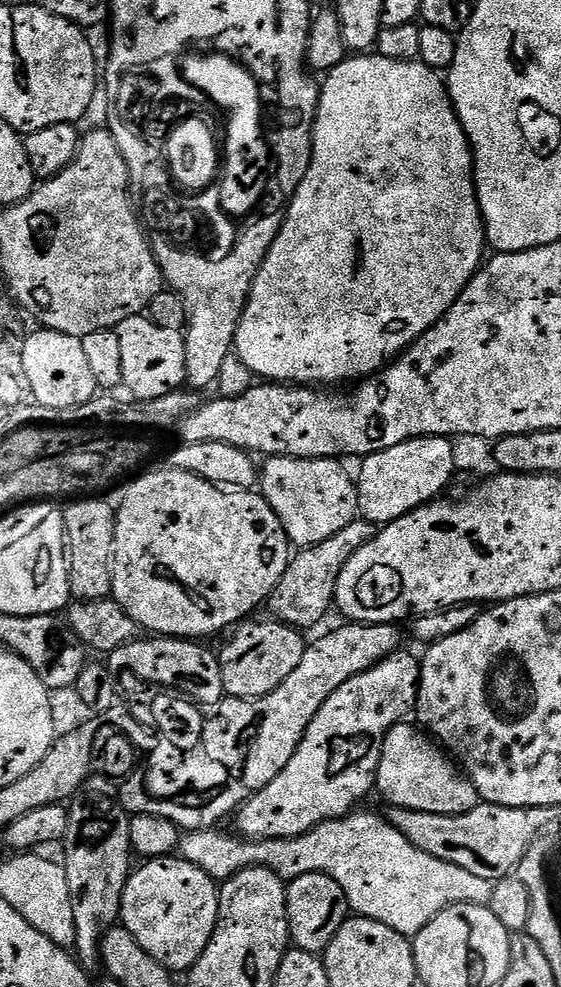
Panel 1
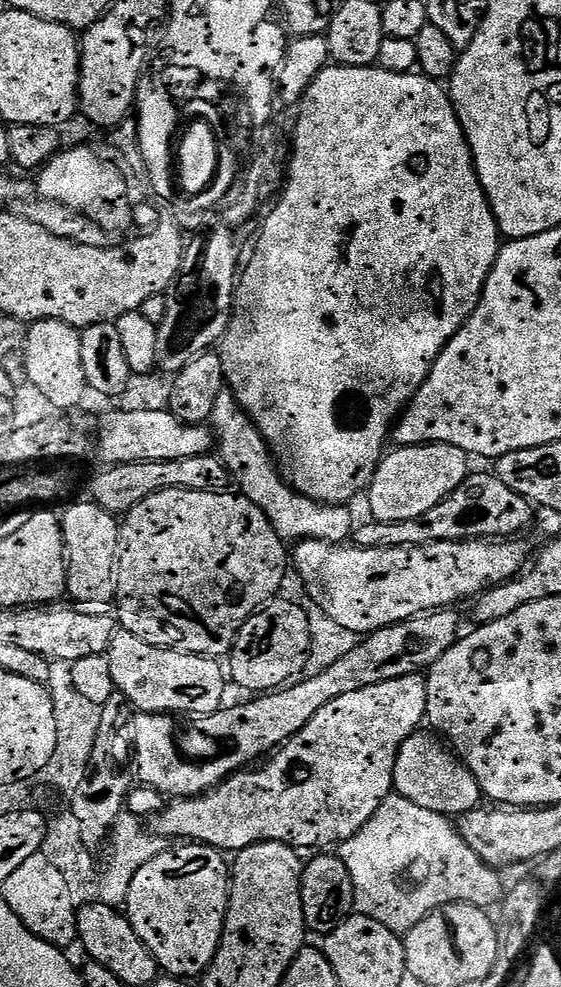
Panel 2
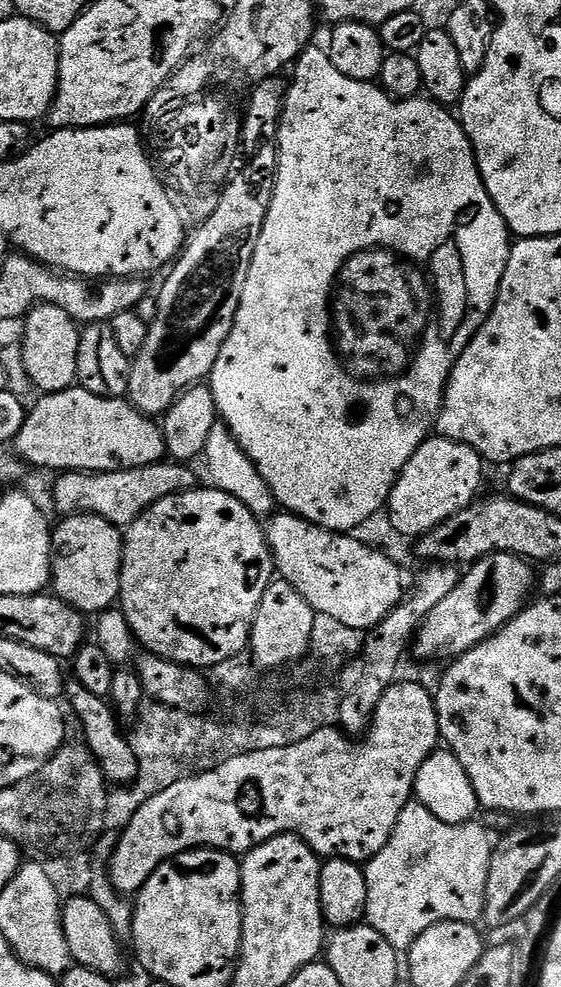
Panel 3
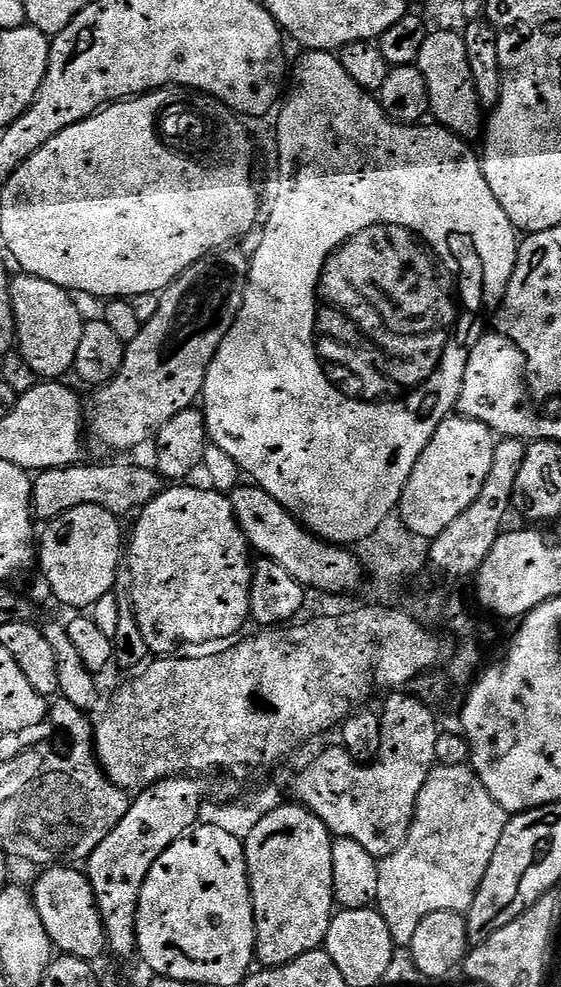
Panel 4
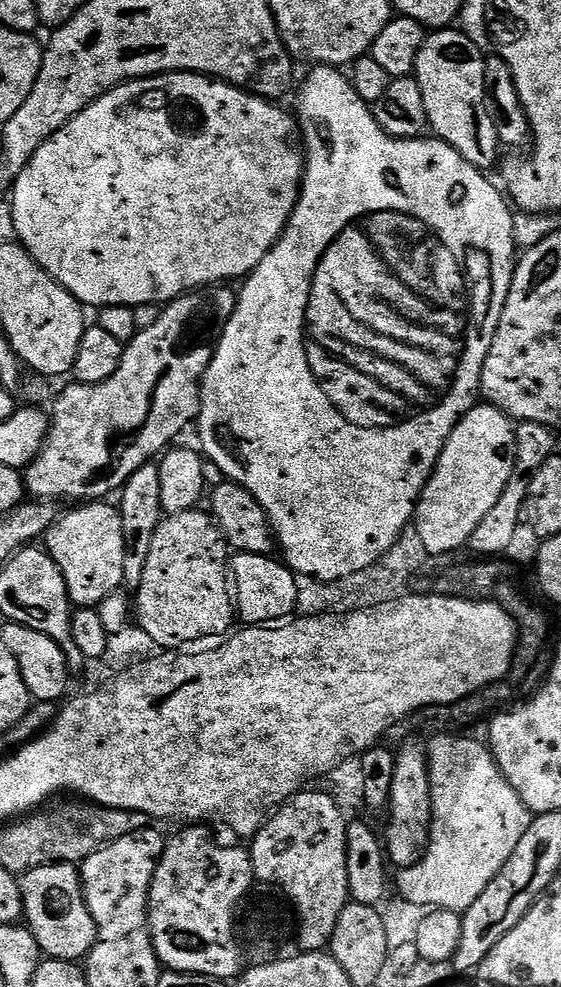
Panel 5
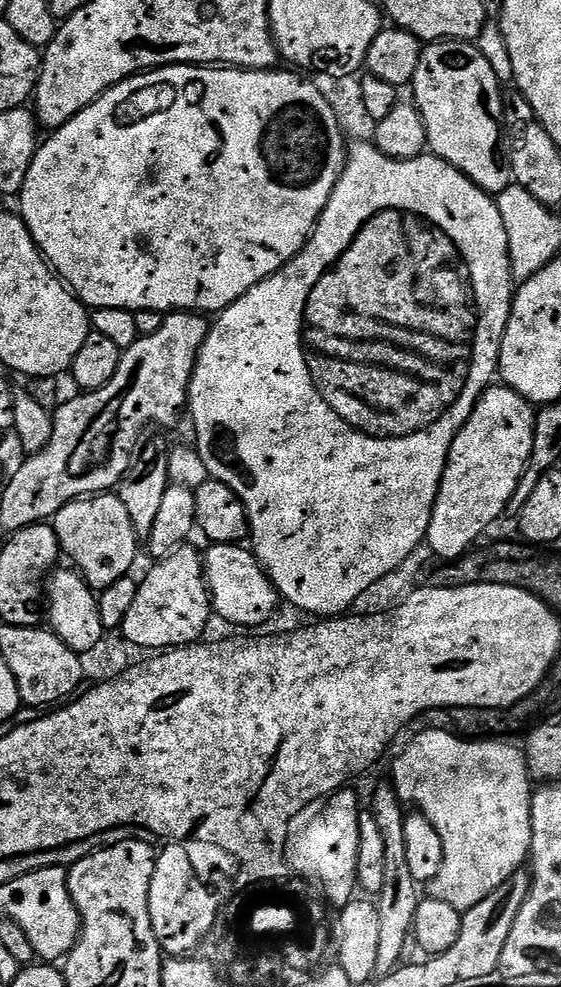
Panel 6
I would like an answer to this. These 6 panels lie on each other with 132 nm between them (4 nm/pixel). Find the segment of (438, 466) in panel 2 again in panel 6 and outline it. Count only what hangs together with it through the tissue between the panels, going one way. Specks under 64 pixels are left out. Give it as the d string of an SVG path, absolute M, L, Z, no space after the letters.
M489 386L484 389L470 418L460 427L450 446L446 470L442 474L442 482L434 502L426 544L441 561L451 562L460 559L500 515L508 512L510 498L520 484L522 474L528 468L528 461L532 458L535 429L536 412L533 405L523 400L513 388Z

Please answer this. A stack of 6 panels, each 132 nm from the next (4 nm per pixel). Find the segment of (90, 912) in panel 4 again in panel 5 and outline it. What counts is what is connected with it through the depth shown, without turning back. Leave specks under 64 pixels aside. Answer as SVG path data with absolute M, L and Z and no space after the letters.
M44 864L41 868L29 867L20 880L20 895L24 897L24 920L29 932L34 934L41 953L54 960L80 962L96 944L96 923L84 901L84 887L80 885L77 865Z

